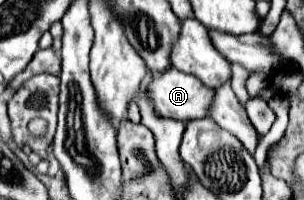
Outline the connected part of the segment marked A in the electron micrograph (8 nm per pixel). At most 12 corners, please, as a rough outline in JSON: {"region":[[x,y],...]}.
{"region":[[167,68],[145,96],[159,116],[185,122],[207,116],[213,90]]}

